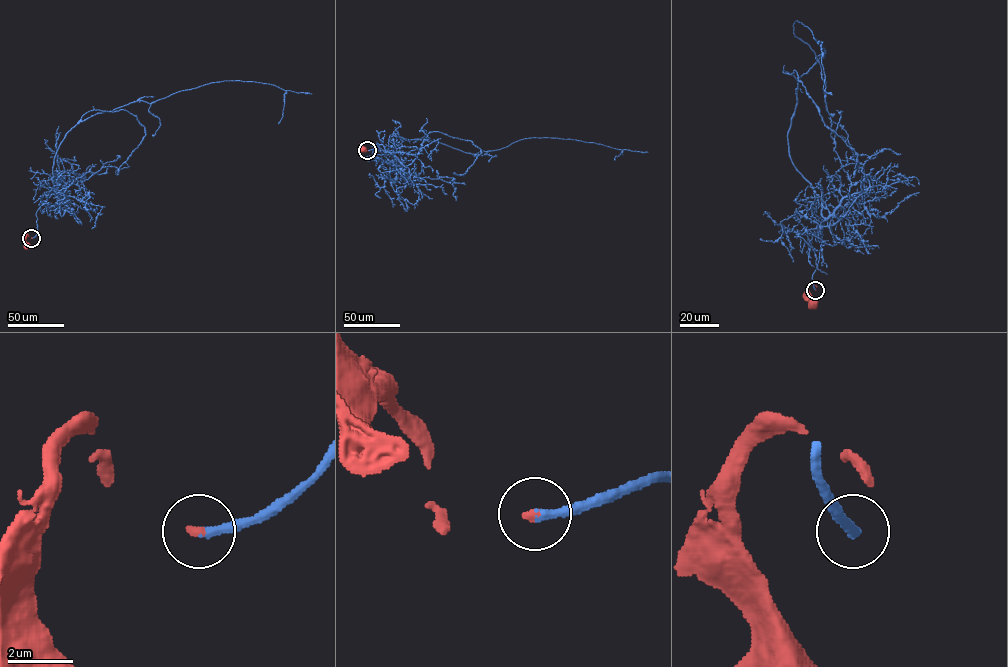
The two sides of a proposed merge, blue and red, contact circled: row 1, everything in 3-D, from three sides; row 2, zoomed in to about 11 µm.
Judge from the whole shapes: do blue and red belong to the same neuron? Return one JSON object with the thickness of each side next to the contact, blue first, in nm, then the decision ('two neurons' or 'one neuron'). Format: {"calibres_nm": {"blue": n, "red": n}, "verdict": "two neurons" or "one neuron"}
{"calibres_nm": {"blue": 280, "red": 220}, "verdict": "one neuron"}

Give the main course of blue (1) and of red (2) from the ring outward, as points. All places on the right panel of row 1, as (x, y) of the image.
1: (815, 290), (821, 199), (787, 139), (798, 81), (821, 54), (794, 36), (795, 21), (821, 43), (832, 95)
2: (815, 290), (811, 283), (808, 291), (813, 303)

